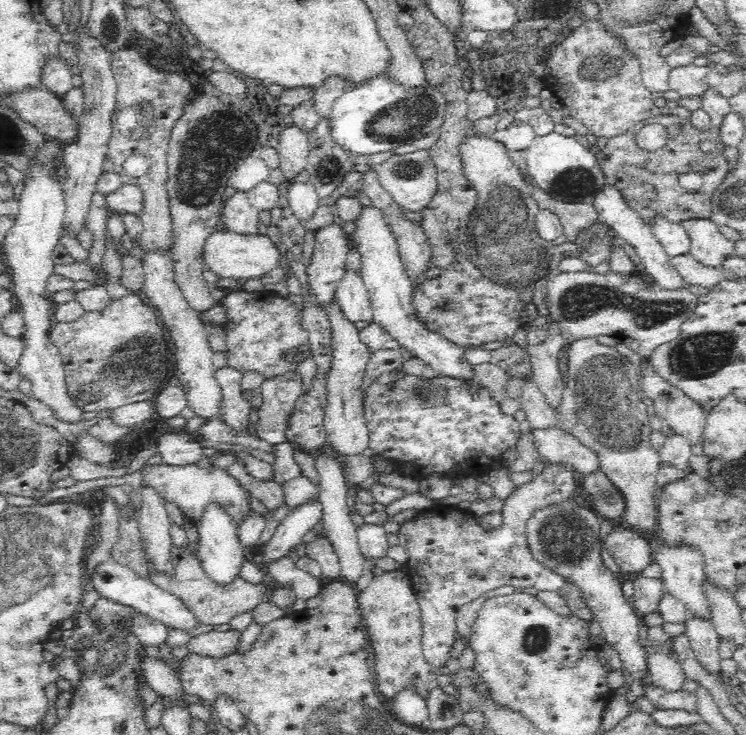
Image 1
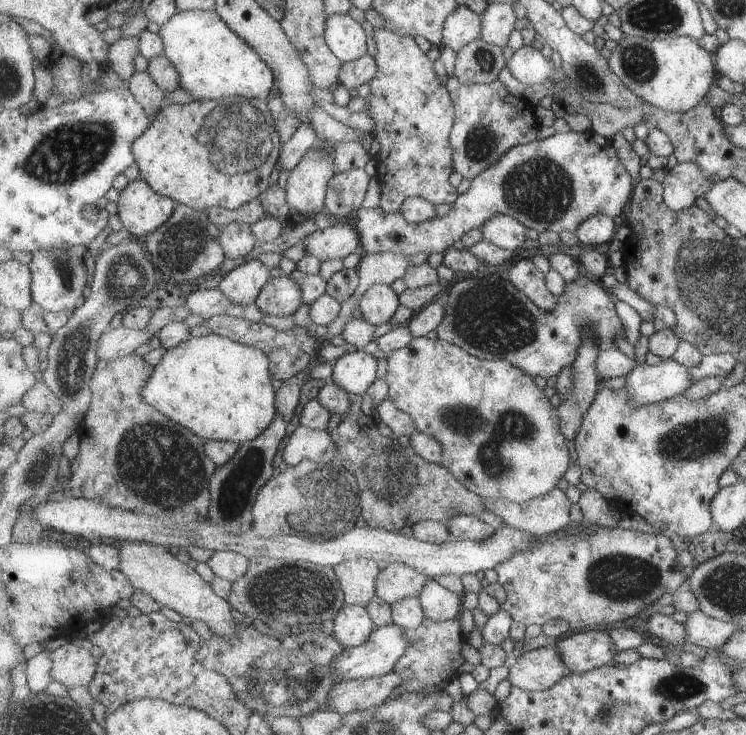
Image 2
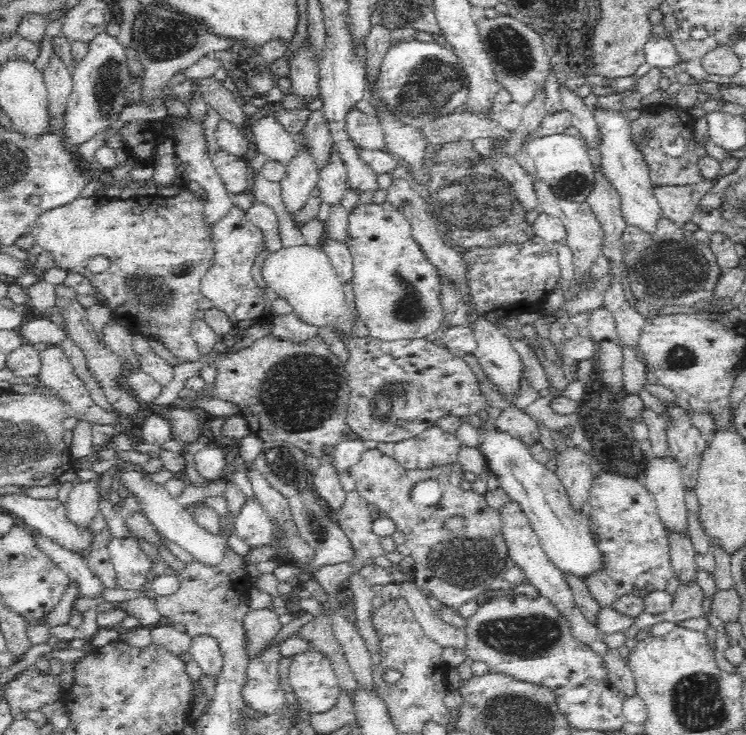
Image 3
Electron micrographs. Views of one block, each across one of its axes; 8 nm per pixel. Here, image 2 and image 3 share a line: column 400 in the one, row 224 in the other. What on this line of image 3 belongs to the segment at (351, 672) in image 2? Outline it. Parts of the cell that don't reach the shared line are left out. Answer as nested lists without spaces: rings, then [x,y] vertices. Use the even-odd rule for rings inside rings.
[[[596,108],[594,116],[602,133],[600,148],[598,148],[601,156],[601,170],[619,196],[623,220],[628,227],[638,228],[650,236],[656,234],[658,222],[665,216],[655,197],[655,186],[651,182],[647,162],[643,154],[635,147],[635,143],[631,141],[630,119],[622,116],[618,111],[603,108]]]

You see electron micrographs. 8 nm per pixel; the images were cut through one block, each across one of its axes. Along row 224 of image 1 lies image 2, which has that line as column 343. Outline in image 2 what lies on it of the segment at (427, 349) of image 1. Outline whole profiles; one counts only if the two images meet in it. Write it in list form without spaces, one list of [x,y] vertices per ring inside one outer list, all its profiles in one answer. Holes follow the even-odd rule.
[[[359,349],[347,353],[332,364],[330,380],[344,388],[348,393],[363,396],[377,380],[377,359]]]

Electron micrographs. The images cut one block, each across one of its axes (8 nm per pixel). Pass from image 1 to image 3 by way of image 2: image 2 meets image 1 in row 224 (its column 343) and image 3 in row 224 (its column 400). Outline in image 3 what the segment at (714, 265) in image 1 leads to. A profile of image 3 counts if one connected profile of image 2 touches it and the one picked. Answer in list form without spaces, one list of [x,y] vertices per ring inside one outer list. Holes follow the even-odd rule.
[[[703,178],[694,185],[660,186],[660,188],[655,188],[654,194],[662,207],[665,218],[682,227],[682,224],[692,220],[694,210],[702,195],[706,194],[714,184],[712,179]]]

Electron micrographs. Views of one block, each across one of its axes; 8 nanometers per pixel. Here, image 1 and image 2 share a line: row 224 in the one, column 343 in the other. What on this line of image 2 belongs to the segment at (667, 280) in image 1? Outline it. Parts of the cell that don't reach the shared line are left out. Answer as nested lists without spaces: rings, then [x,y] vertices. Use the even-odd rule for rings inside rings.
[[[345,604],[331,623],[333,636],[342,642],[345,649],[361,646],[369,640],[375,629],[375,622],[371,620],[369,612],[357,605]]]

